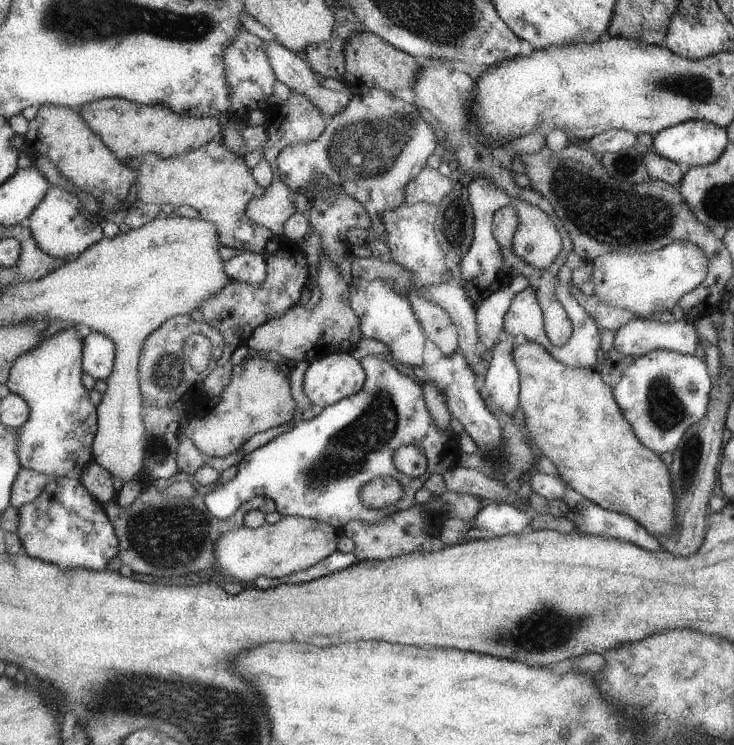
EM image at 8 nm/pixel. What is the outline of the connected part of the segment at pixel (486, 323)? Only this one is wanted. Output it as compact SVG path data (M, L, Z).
M524 275L516 276L507 286L492 291L480 304L476 305L479 350L484 352L492 348L503 330L506 313L514 296L530 286Z

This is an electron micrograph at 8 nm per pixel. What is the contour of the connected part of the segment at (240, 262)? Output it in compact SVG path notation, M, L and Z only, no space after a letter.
M243 251L225 264L231 281L259 285L267 278L267 261L263 254Z

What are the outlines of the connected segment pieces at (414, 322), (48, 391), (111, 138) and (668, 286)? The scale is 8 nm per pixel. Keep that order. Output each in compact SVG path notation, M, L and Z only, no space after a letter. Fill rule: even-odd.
M354 280L349 285L349 305L359 316L363 337L375 338L388 346L388 355L393 357L393 362L399 362L413 369L424 365L422 352L424 352L427 335L423 331L423 325L415 315L411 302L398 294L386 280Z
M78 326L62 329L46 337L39 347L25 352L15 360L14 368L8 382L12 392L26 398L31 406L30 420L17 431L20 437L20 454L24 467L33 468L41 473L56 474L57 477L68 477L80 466L80 450L90 446L90 460L94 461L94 438L99 434L99 407L94 406L90 389L85 384L85 336Z
M120 97L94 101L80 112L120 160L148 153L165 159L180 156L203 147L220 134L220 122L217 118L182 116L167 106L146 106L128 99L120 100Z
M676 241L651 253L606 253L591 264L594 295L605 305L623 308L648 319L654 313L671 311L684 295L694 291L707 276L710 258L698 245Z

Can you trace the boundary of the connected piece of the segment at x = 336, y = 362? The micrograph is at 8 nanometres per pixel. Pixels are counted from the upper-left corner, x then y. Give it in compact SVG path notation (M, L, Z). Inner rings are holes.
M333 352L321 355L318 359L309 363L303 378L303 391L312 404L326 408L344 397L362 391L366 378L367 373L361 361L352 357L350 352Z

